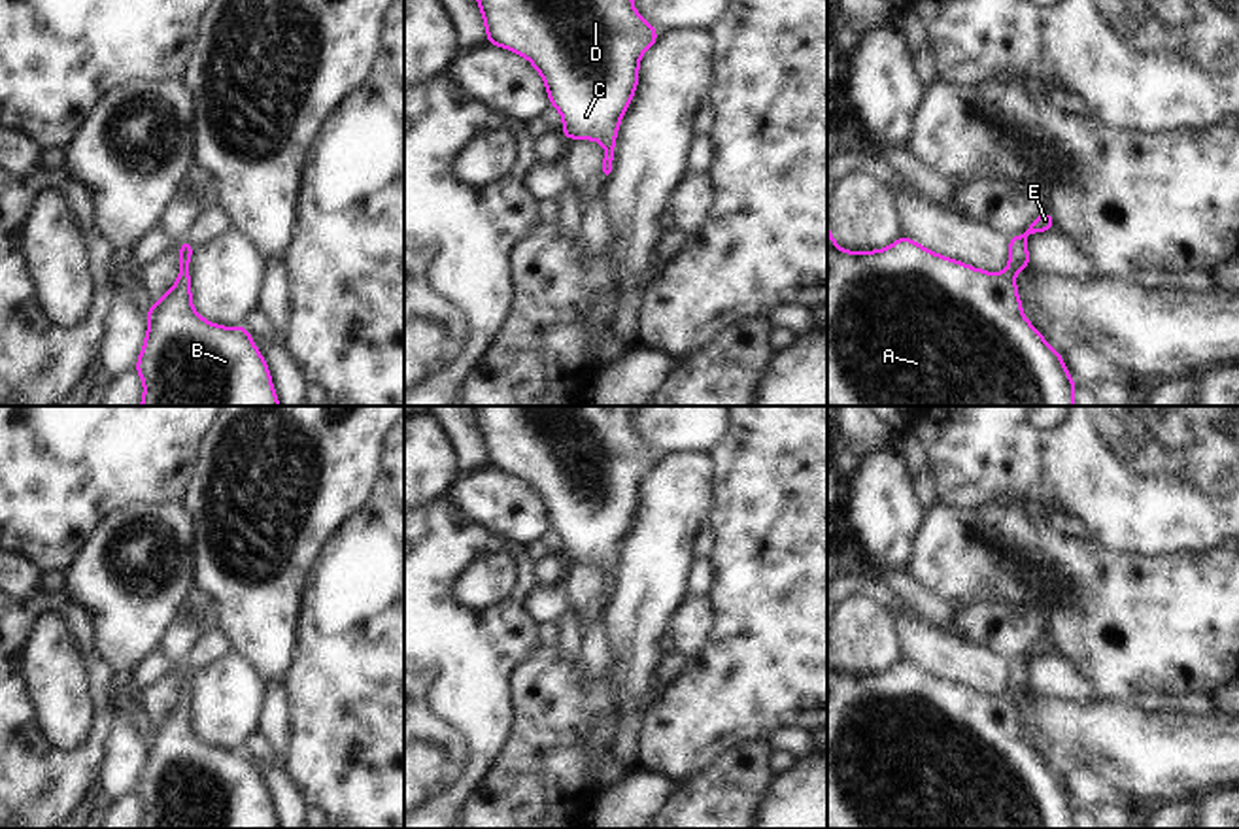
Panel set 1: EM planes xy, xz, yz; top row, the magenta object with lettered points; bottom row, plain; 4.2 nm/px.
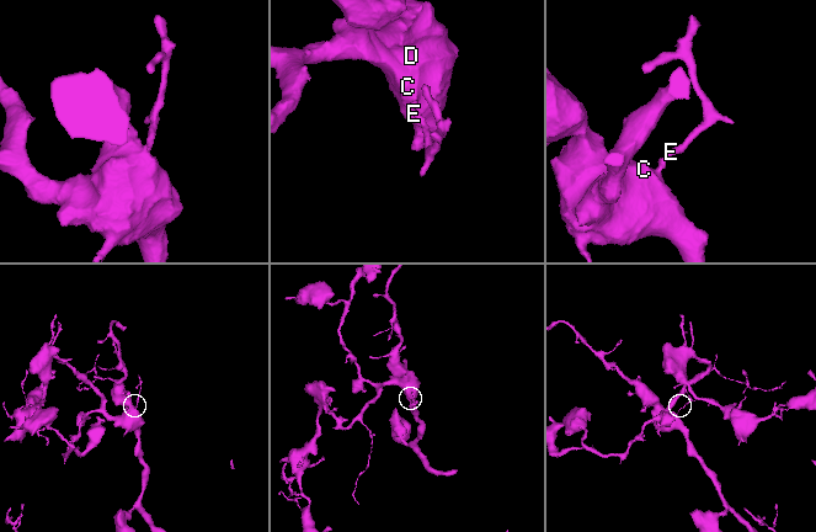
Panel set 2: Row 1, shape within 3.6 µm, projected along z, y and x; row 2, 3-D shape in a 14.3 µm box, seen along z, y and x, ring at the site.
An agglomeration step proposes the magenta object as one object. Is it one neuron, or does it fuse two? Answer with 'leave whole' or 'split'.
leave whole

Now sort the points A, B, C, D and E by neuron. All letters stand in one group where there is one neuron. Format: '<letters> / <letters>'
A B C D E

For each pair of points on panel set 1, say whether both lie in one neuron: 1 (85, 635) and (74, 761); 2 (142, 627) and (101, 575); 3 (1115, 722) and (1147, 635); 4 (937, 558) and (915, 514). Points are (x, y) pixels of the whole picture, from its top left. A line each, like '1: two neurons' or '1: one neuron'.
1: one neuron
2: one neuron
3: two neurons
4: two neurons

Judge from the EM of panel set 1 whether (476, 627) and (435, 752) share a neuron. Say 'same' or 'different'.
same

